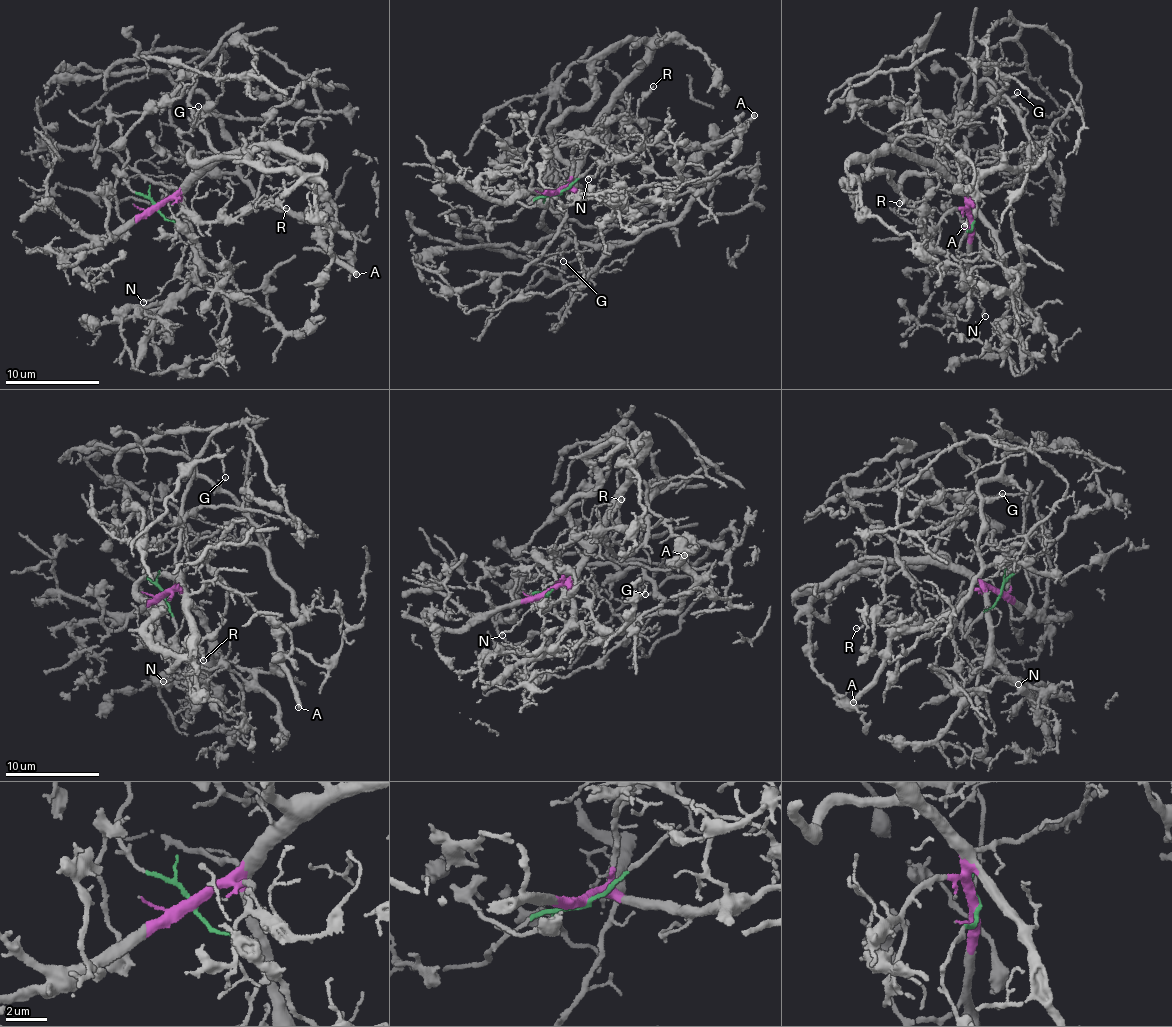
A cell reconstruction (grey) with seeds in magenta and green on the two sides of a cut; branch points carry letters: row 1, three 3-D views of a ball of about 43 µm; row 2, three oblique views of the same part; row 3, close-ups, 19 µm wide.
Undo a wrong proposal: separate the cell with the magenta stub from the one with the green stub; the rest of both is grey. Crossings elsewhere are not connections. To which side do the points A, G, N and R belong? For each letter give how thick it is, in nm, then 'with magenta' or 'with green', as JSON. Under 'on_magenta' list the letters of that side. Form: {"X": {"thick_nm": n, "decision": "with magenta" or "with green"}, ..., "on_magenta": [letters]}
{"A": {"thick_nm": 360, "decision": "with magenta"}, "G": {"thick_nm": 160, "decision": "with magenta"}, "N": {"thick_nm": 140, "decision": "with green"}, "R": {"thick_nm": 150, "decision": "with magenta"}, "on_magenta": ["A", "G", "R"]}

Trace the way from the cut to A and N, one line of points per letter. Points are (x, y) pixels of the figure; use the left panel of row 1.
A: (157, 207), (214, 161), (281, 139), (275, 150), (331, 204), (335, 229), (323, 230), (325, 249), (357, 275)
N: (157, 207), (161, 215), (188, 234), (189, 244), (179, 272), (157, 296), (143, 302)

